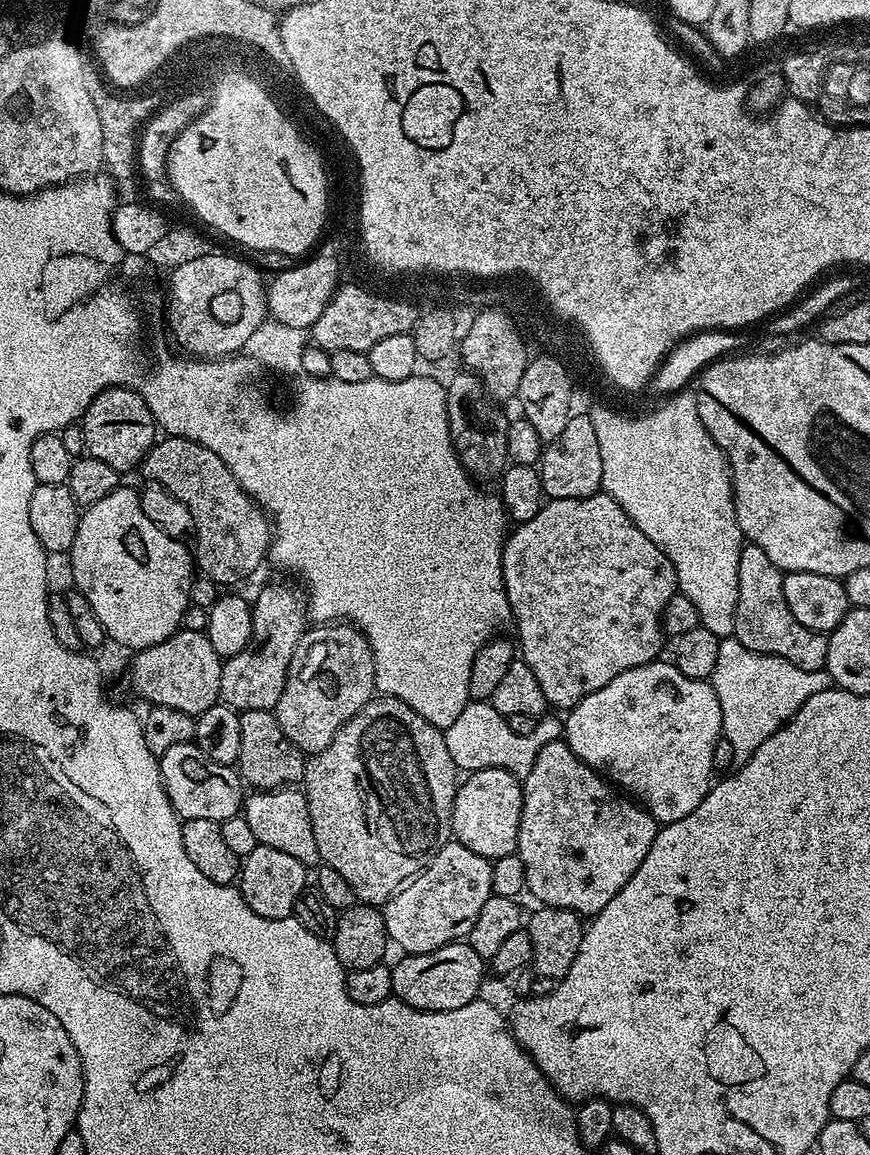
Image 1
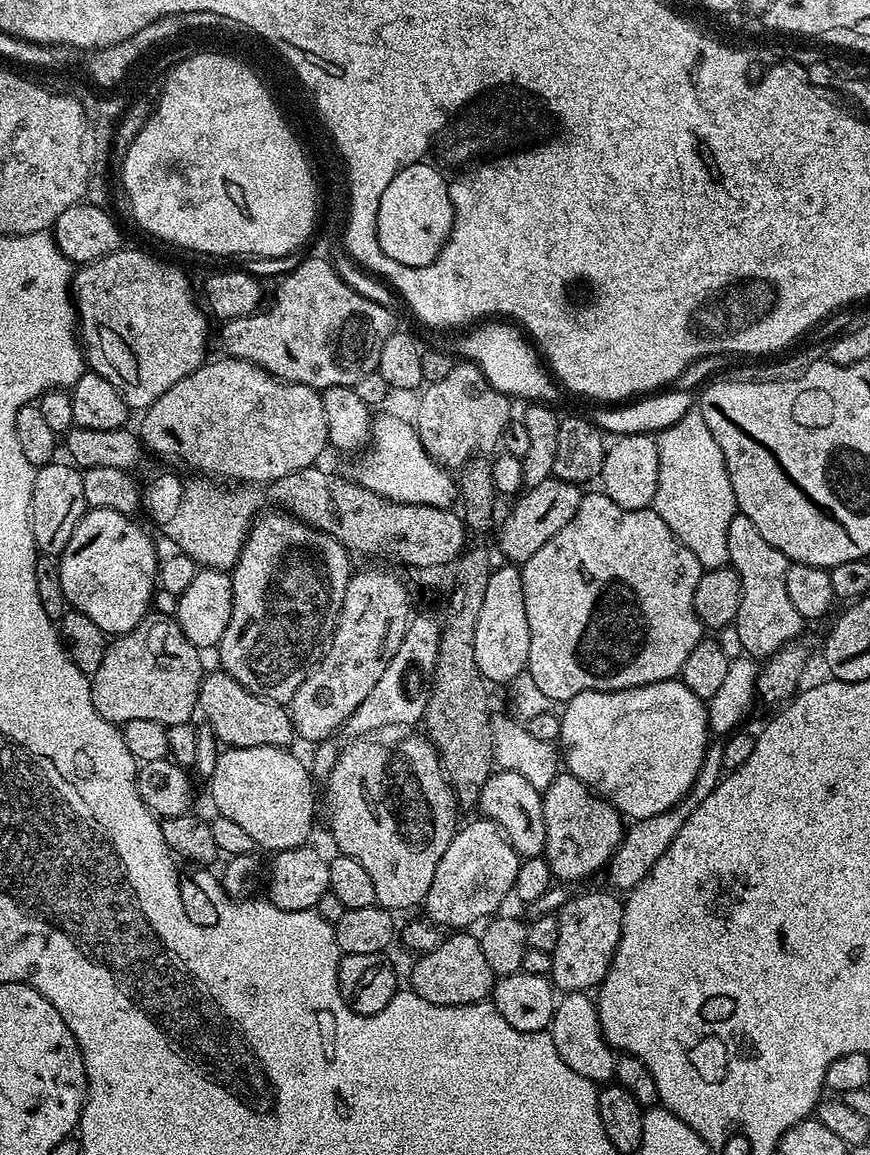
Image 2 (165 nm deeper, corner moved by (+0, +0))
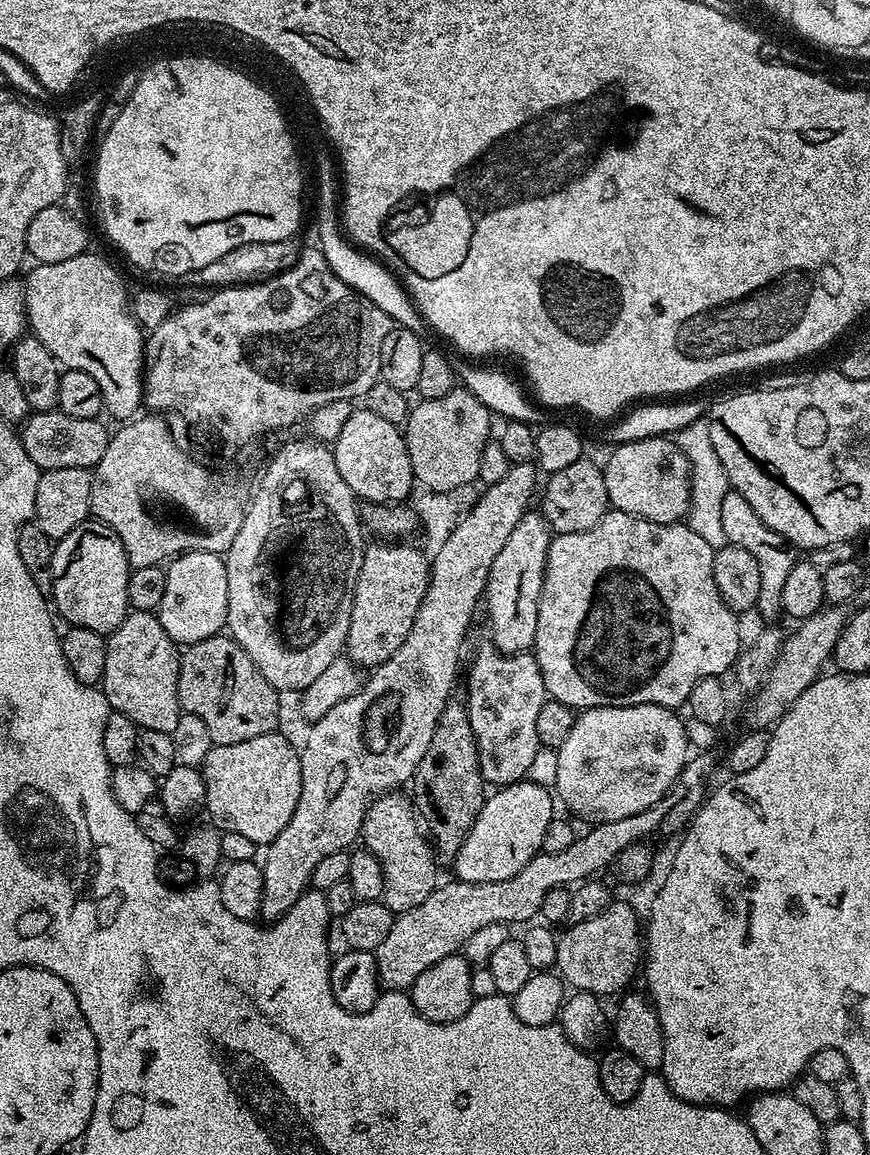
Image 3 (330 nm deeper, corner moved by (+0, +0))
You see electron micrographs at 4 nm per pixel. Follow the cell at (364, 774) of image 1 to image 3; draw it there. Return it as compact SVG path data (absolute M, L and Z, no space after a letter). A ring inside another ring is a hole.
M393 790L376 797L364 816L362 829L363 847L372 852L374 858L378 858L384 871L382 902L394 914L414 910L414 906L422 906L422 902L426 902L426 898L430 898L430 894L438 887L437 853L422 827L413 801L407 795L400 795L404 794Z

